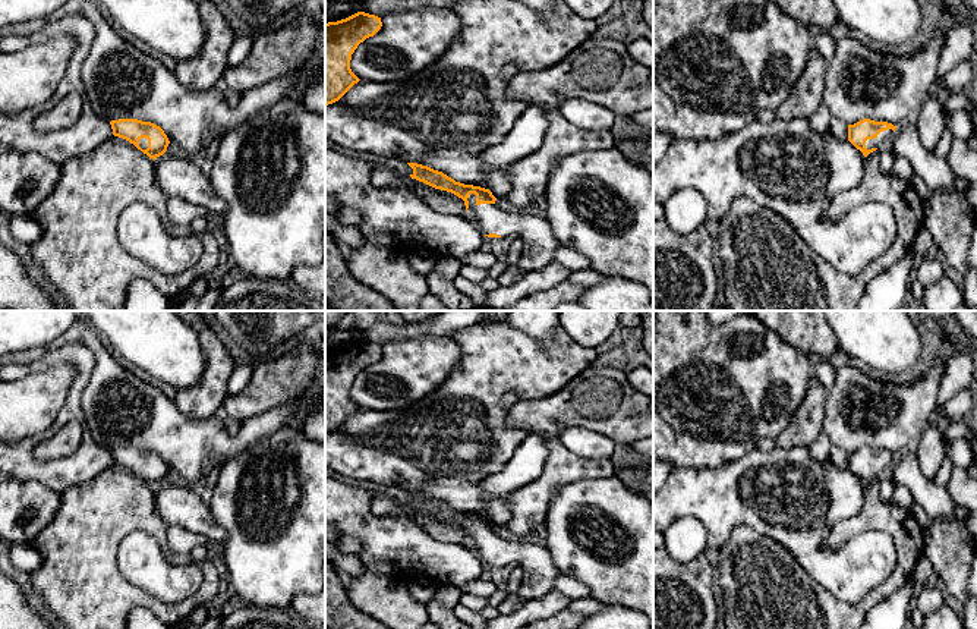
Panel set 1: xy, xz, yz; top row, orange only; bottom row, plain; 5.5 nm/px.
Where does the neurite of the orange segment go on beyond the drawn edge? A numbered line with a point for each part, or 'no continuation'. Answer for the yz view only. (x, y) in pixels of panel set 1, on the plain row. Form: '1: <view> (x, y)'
1: yz (883, 466)

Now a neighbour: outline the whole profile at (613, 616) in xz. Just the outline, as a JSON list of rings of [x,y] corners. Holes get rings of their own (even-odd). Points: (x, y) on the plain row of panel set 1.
[[[605,606],[605,608],[598,613],[587,616],[579,629],[652,629],[650,622],[640,613],[621,606]]]

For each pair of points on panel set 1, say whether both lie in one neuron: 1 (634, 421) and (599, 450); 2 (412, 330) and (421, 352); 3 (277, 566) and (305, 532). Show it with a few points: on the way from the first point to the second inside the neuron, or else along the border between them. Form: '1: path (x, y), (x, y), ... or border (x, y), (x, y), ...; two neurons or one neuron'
1: border (579, 427), (605, 434), (615, 443); two neurons
2: border (450, 339), (438, 336), (390, 339), (381, 346); two neurons
3: path (280, 557), (296, 541); one neuron

